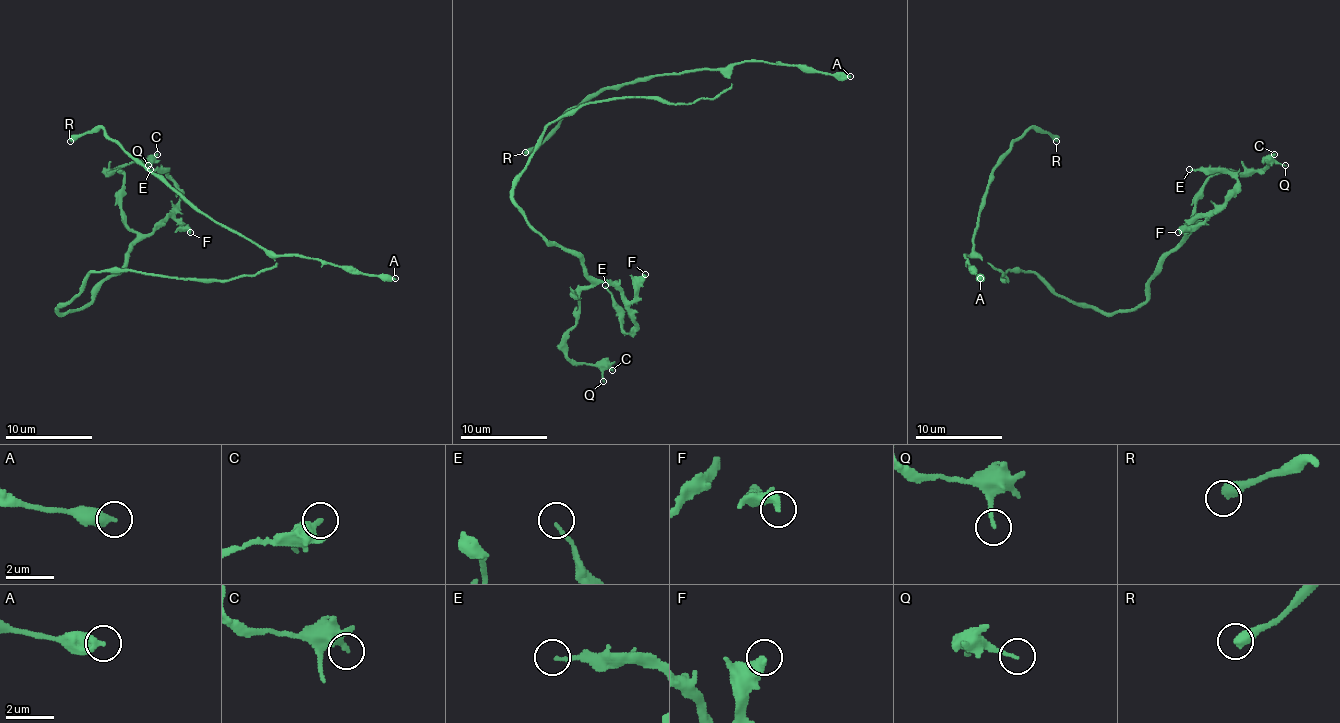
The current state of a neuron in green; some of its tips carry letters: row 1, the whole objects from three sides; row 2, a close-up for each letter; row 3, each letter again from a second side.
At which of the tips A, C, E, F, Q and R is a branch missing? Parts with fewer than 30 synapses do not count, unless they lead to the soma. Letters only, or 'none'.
R

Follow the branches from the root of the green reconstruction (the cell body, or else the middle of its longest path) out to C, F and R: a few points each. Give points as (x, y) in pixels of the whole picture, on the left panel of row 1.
C: (122, 272), (91, 272), (59, 311), (83, 309), (122, 267), (137, 235), (124, 176), (111, 171), (157, 154)
F: (122, 272), (91, 272), (59, 311), (83, 309), (122, 267), (129, 250), (168, 217), (190, 232)
R: (122, 272), (231, 280), (259, 274), (277, 263), (255, 243), (192, 209), (100, 128), (91, 128), (70, 141)

